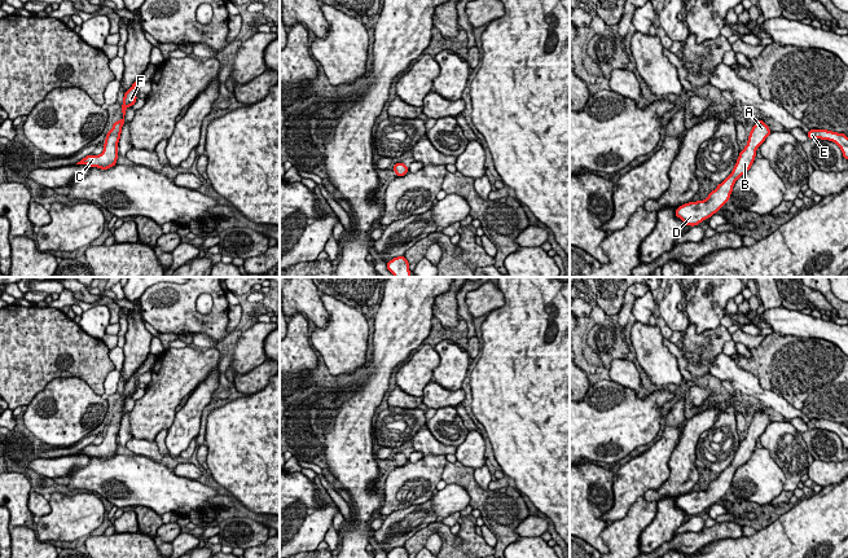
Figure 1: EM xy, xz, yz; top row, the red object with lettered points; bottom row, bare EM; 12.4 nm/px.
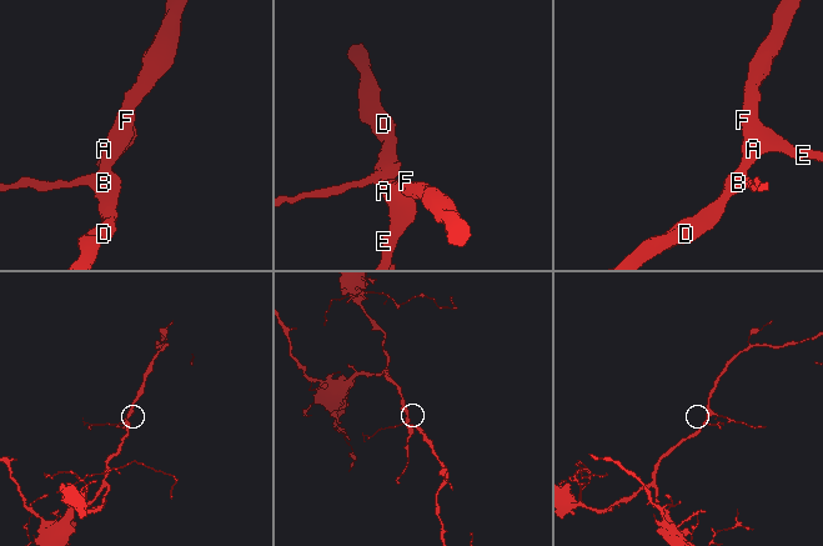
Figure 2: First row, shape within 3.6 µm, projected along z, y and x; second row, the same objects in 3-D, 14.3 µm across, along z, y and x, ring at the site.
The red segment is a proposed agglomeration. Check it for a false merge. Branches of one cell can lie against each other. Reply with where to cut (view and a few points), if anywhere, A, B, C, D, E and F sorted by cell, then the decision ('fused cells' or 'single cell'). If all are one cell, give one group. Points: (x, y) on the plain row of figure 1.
no cut; A B C D E F; single cell

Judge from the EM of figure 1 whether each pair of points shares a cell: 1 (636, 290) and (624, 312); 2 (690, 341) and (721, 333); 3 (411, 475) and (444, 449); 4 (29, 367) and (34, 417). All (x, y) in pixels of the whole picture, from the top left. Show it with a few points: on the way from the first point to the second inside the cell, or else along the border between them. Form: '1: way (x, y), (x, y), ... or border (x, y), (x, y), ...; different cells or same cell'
1: way (631, 295), (627, 307); same cell
2: way (698, 341), (711, 341), (714, 338); same cell
3: border (444, 455), (426, 455), (424, 457); different cells
4: border (56, 378), (39, 391), (27, 405); different cells

